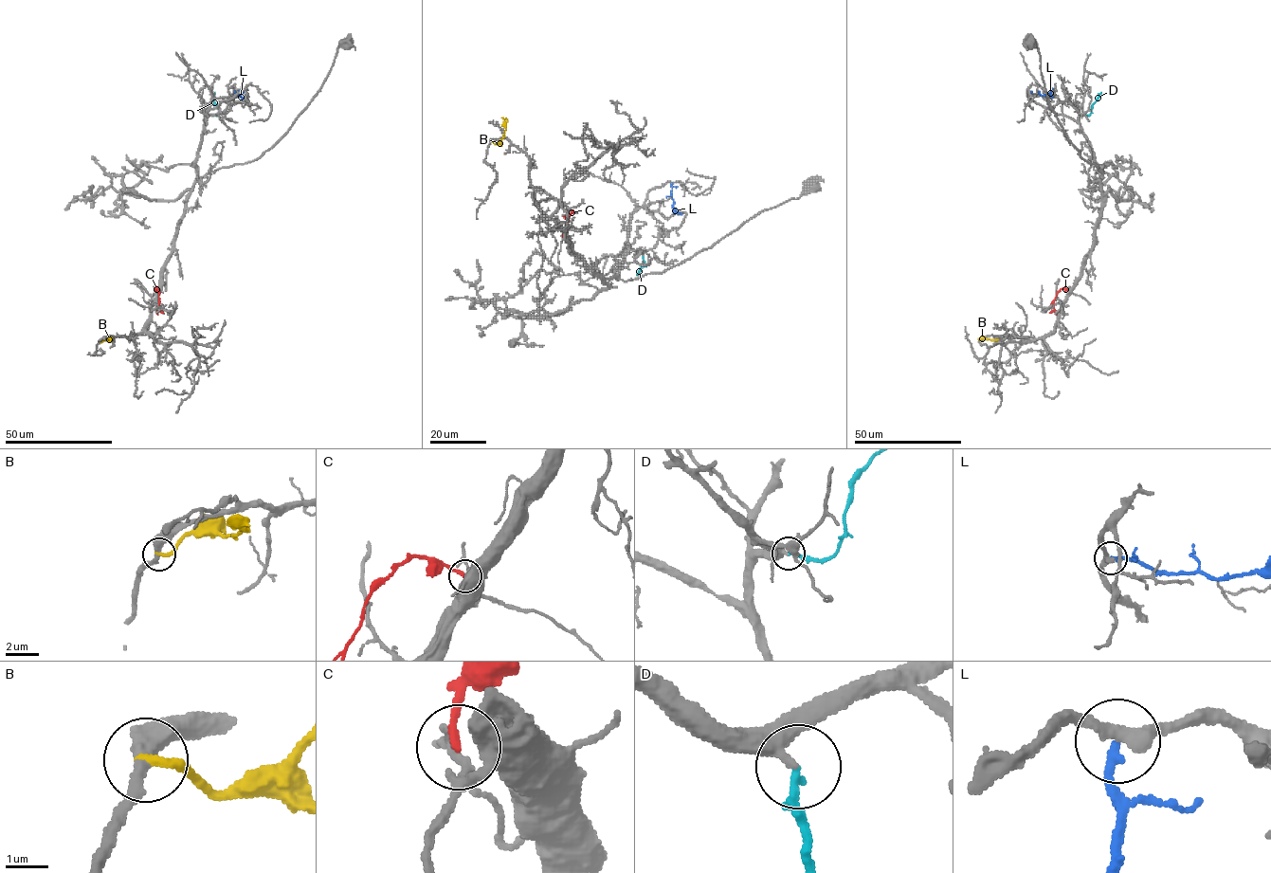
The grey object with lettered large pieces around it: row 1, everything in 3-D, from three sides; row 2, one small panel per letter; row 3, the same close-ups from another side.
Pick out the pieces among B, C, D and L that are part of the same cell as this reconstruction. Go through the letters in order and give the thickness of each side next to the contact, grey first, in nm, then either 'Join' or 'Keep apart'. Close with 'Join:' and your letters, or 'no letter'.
B: Thickness 320 nm (grey) against 240 nm. Keep apart
C: Thickness 150 nm (grey) against 190 nm. Keep apart
D: Thickness 280 nm (grey) against 180 nm. Join
L: Thickness 340 nm (grey) against 190 nm. Keep apart
Join: D

